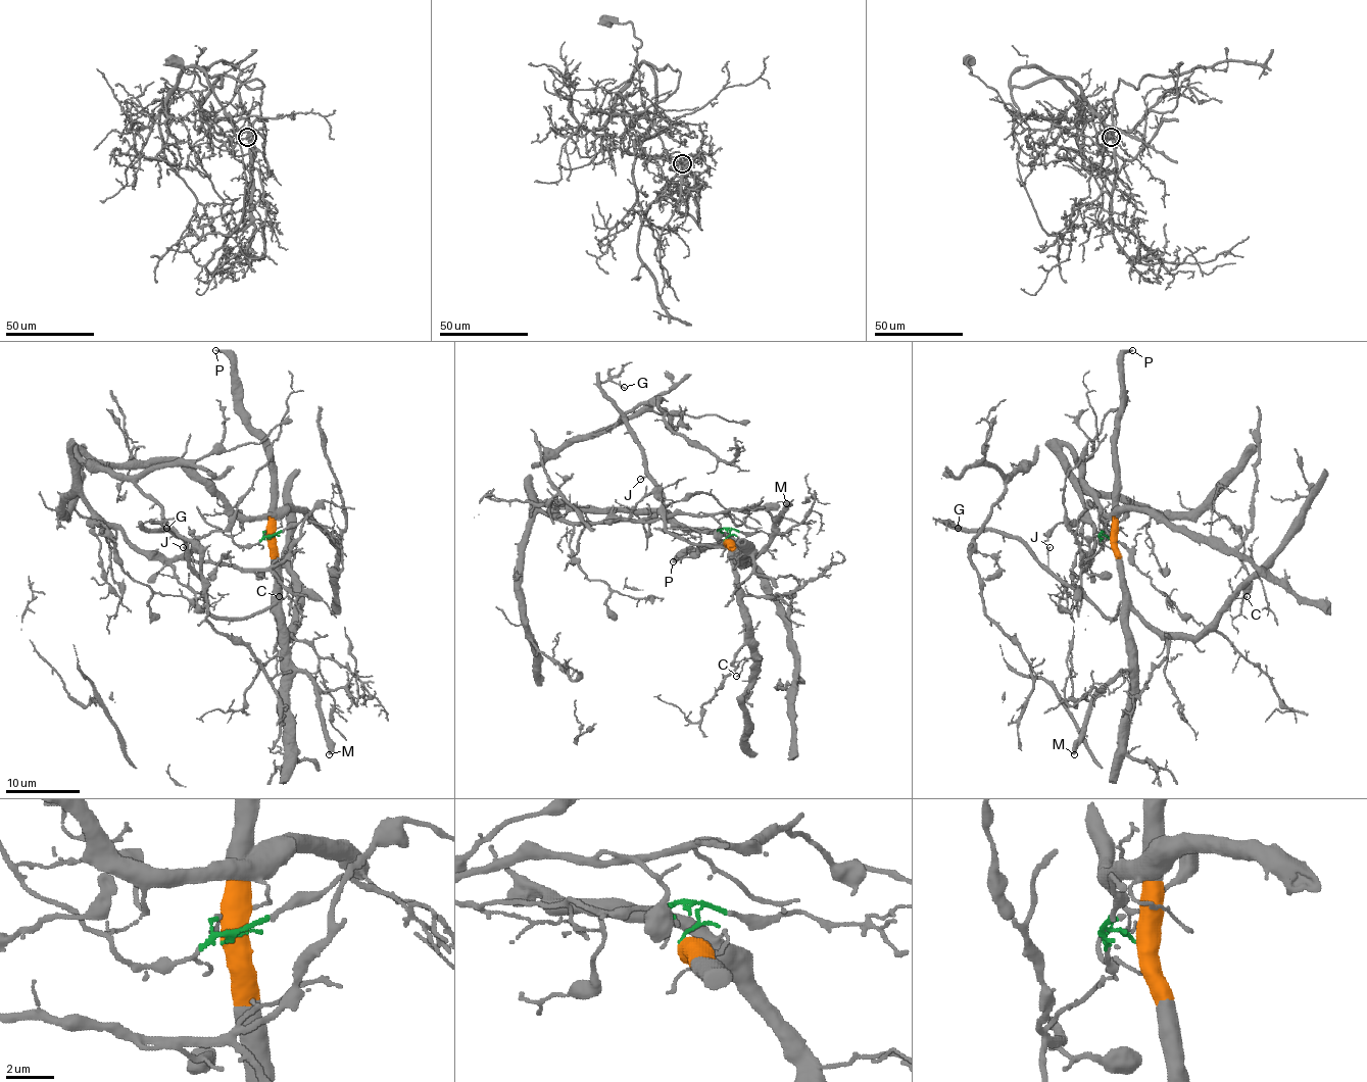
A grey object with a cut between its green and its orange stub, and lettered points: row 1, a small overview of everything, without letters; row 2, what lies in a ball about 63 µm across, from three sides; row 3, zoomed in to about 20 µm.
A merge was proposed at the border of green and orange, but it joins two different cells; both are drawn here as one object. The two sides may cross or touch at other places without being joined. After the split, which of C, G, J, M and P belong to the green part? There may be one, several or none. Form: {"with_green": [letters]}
{"with_green": []}

